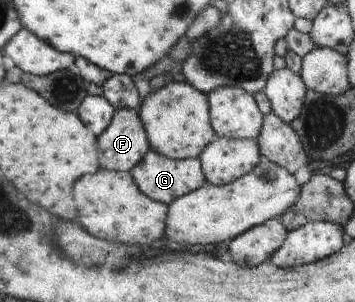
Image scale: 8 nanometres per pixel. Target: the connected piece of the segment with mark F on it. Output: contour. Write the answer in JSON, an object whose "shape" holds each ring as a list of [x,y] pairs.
{"shape":[[[115,109],[109,127],[96,140],[98,164],[109,171],[130,172],[151,150],[135,109]]]}

